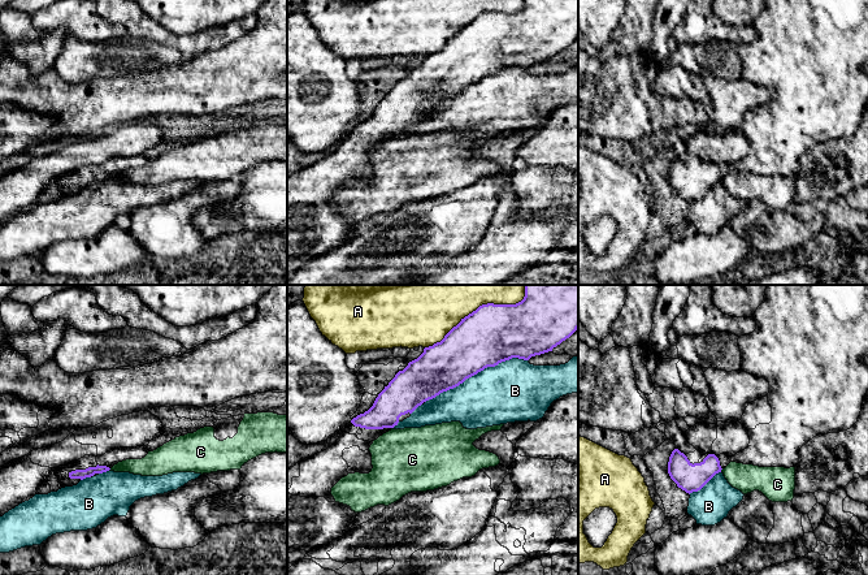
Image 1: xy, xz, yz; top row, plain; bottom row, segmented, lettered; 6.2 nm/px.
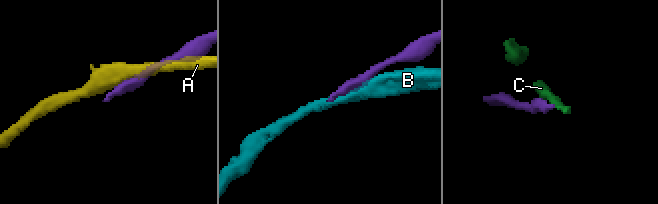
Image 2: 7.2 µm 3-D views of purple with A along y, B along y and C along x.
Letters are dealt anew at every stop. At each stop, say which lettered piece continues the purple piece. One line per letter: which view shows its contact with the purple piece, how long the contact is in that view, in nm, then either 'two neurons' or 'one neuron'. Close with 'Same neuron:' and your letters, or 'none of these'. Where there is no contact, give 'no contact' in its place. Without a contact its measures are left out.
A: xz | 750 nm | two neurons
B: xz | 700 nm | two neurons
C: yz | 30 nm | two neurons
Same neuron: none of these

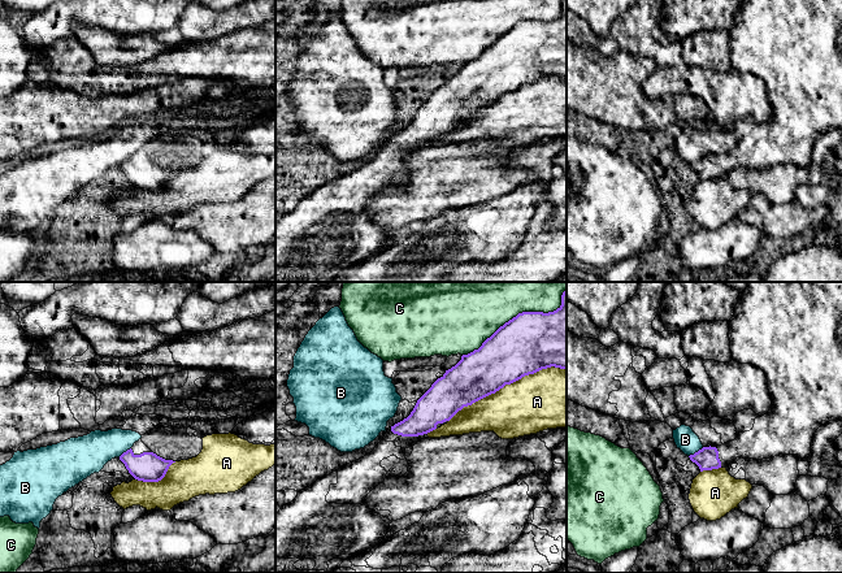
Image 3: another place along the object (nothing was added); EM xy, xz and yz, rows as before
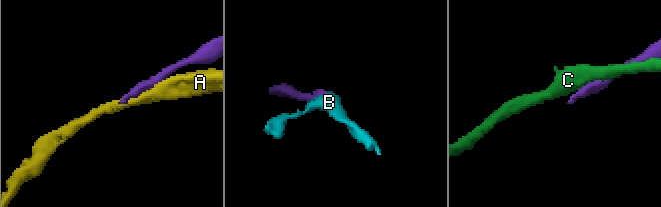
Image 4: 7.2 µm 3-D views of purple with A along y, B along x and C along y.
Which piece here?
A: xz | 800 nm | two neurons
B: yz | 110 nm | two neurons
C: xz | 750 nm | two neurons
Same neuron: none of these

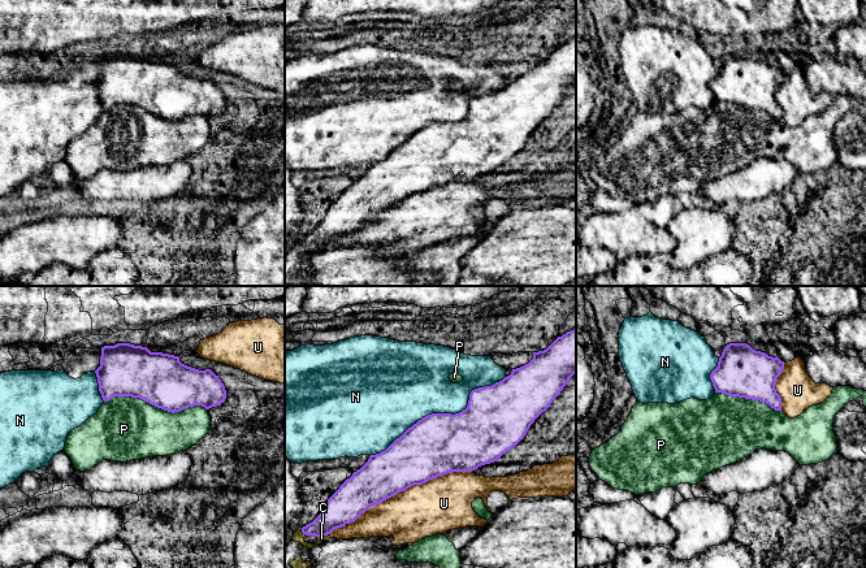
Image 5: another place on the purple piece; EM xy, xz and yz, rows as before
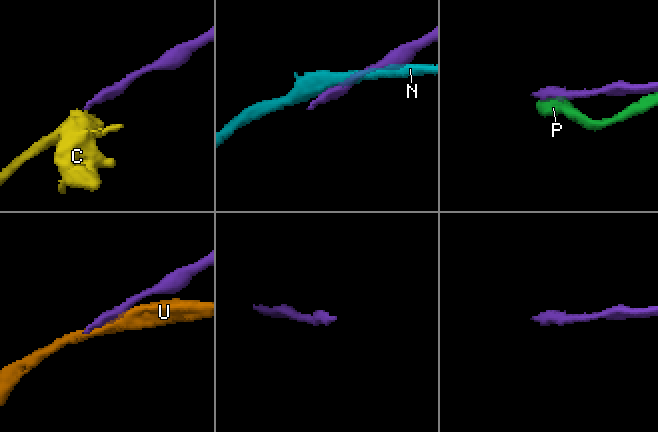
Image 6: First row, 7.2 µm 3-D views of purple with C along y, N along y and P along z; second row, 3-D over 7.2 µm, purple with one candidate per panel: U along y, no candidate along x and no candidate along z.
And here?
C: xz | 80 nm | one neuron
N: xz | 1000 nm | two neurons
P: xy | 650 nm | two neurons
U: xz | 850 nm | two neurons
Same neuron: C

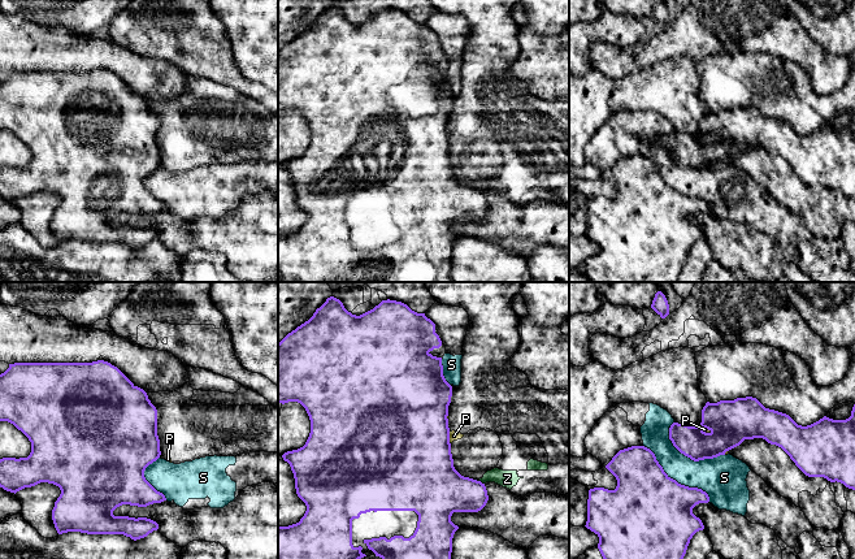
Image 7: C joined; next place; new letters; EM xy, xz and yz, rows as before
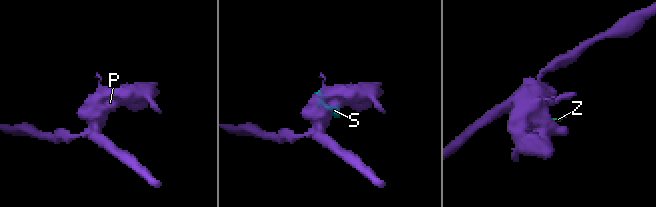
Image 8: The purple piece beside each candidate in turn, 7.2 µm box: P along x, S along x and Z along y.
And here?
P: xz | 80 nm | two neurons
S: yz | 550 nm | two neurons
Z: xz | 70 nm | two neurons
Same neuron: none of these

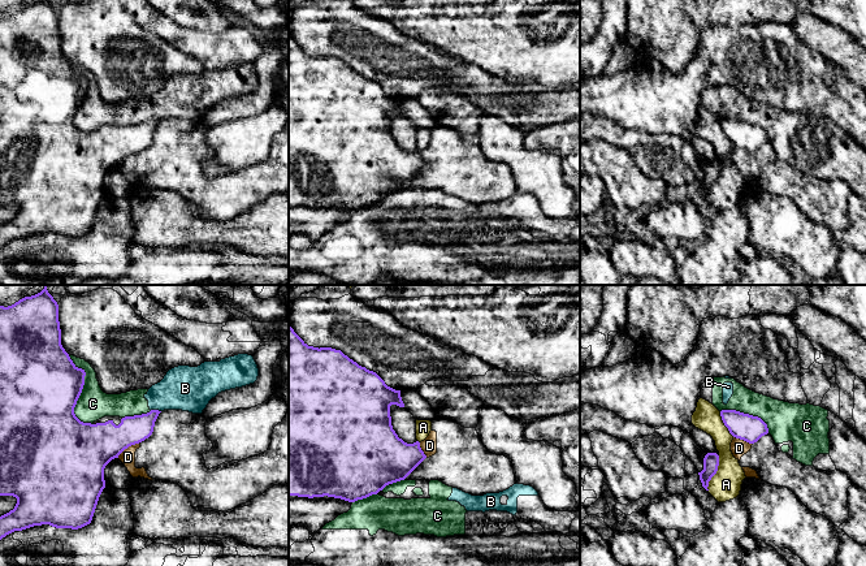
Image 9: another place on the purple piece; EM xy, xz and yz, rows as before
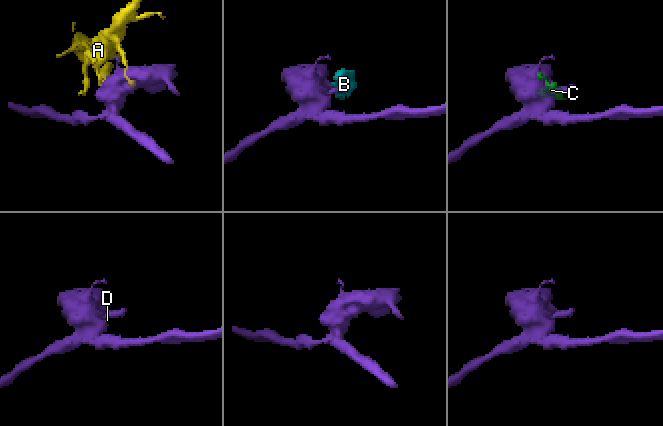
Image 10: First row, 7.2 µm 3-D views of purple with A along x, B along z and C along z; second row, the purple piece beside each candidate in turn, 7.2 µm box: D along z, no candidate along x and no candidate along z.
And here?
A: yz | 220 nm | two neurons
B: xy | 70 nm | two neurons
C: xy | 460 nm | two neurons
D: xy | 170 nm | two neurons
Same neuron: none of these

